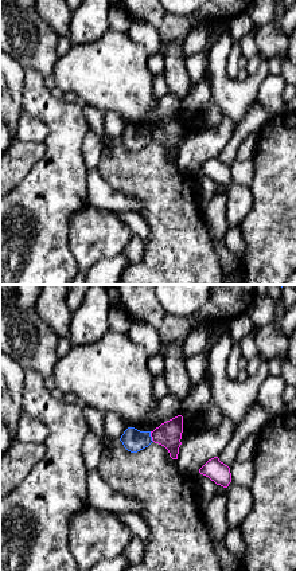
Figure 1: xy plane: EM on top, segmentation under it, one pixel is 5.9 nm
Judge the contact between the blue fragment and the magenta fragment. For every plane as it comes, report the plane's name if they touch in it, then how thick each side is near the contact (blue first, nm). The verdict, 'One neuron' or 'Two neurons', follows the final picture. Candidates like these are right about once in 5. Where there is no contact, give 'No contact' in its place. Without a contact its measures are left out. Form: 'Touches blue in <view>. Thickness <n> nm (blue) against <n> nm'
Touches blue in xy. Thickness 140 nm (blue) against 160 nm

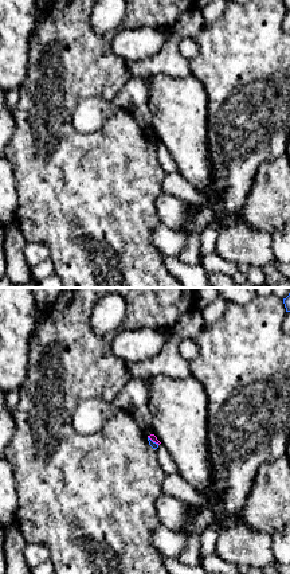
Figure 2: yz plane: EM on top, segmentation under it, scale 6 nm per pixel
Touches blue in yz. Thickness 40 nm (blue) against 40 nm

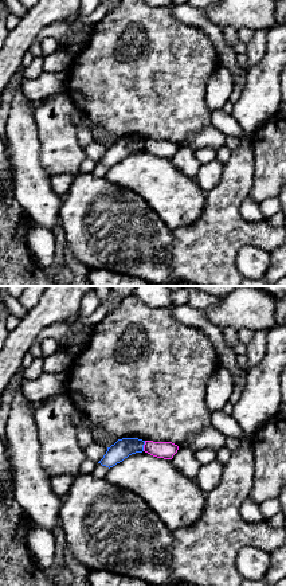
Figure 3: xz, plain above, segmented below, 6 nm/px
Touches blue in xz. Thickness 120 nm (blue) against 100 nm

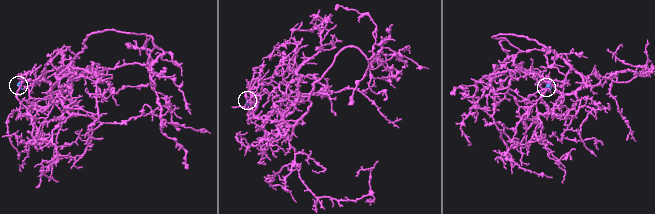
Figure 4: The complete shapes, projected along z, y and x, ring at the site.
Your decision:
Two neurons

